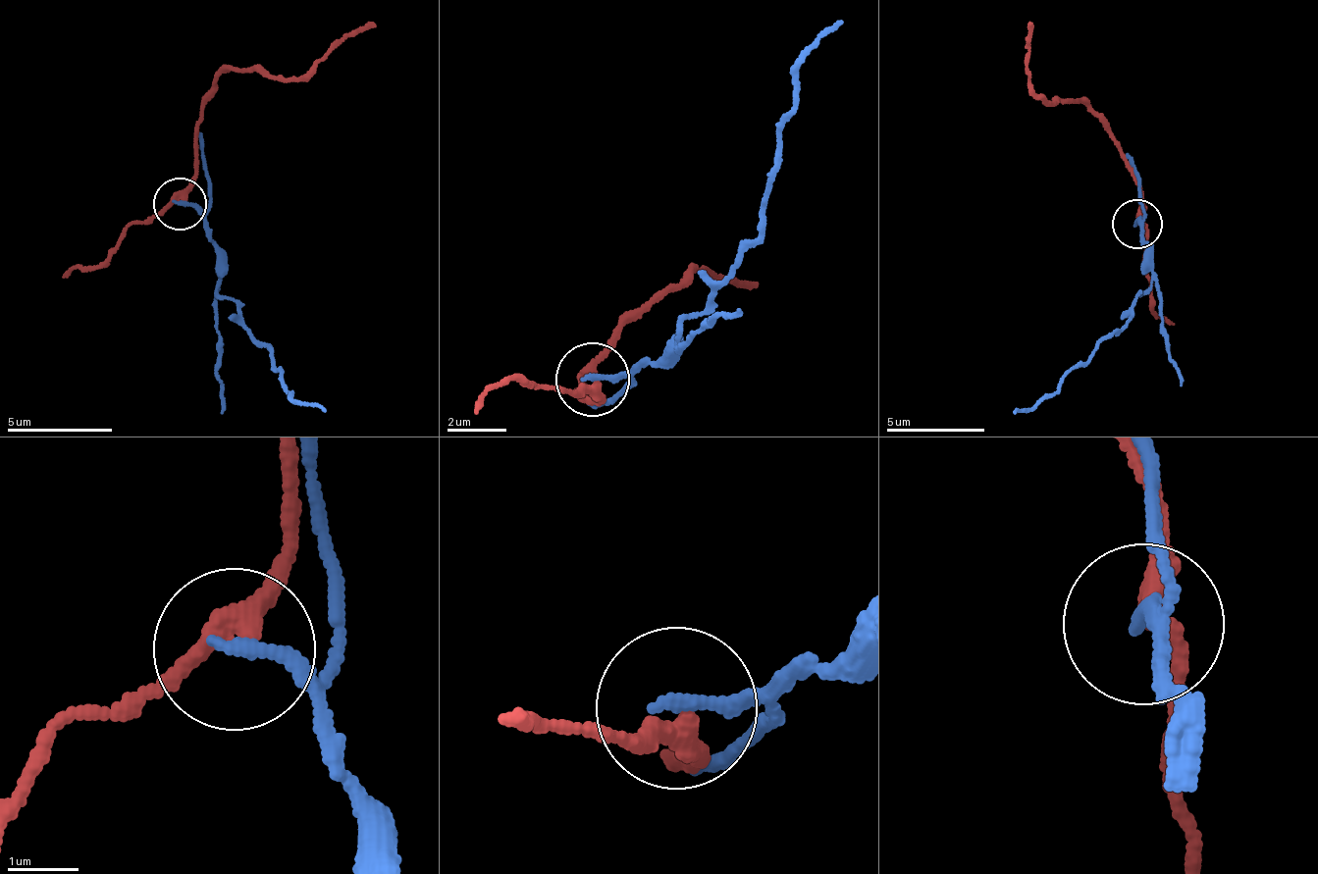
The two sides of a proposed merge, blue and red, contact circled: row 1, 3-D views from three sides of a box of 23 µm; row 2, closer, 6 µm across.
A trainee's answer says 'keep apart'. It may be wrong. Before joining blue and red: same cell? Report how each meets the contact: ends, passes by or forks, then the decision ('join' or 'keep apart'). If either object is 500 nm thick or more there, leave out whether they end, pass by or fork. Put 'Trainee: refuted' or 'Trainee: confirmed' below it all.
blue ends there; red passes by; keep apart
Trainee: confirmed

